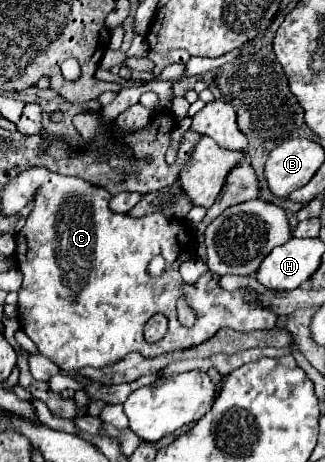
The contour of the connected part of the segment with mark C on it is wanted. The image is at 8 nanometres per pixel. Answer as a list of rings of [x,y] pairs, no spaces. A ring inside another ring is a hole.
[[[52,178],[52,182],[44,182],[38,188],[34,210],[30,212],[26,226],[16,234],[16,260],[18,268],[24,274],[22,288],[18,292],[18,320],[26,336],[36,344],[38,352],[48,356],[62,370],[80,370],[86,366],[104,368],[118,360],[122,360],[128,352],[140,352],[144,358],[154,358],[166,352],[174,352],[180,348],[196,346],[208,338],[212,338],[220,328],[232,328],[238,332],[252,330],[270,330],[276,326],[278,316],[270,314],[270,310],[262,310],[260,306],[250,306],[242,298],[244,290],[226,292],[218,286],[218,276],[208,272],[196,284],[188,286],[182,282],[178,266],[184,260],[196,256],[194,238],[190,230],[180,220],[164,218],[162,214],[150,214],[142,218],[130,218],[128,214],[114,214],[108,208],[110,194],[106,190],[98,190],[80,178]],[[162,254],[166,260],[164,272],[158,278],[148,274],[150,260]],[[178,296],[186,296],[190,306],[196,312],[196,324],[192,328],[184,328],[176,316],[176,300]],[[154,314],[164,314],[168,318],[168,334],[158,344],[146,344],[144,340],[144,324]]]

